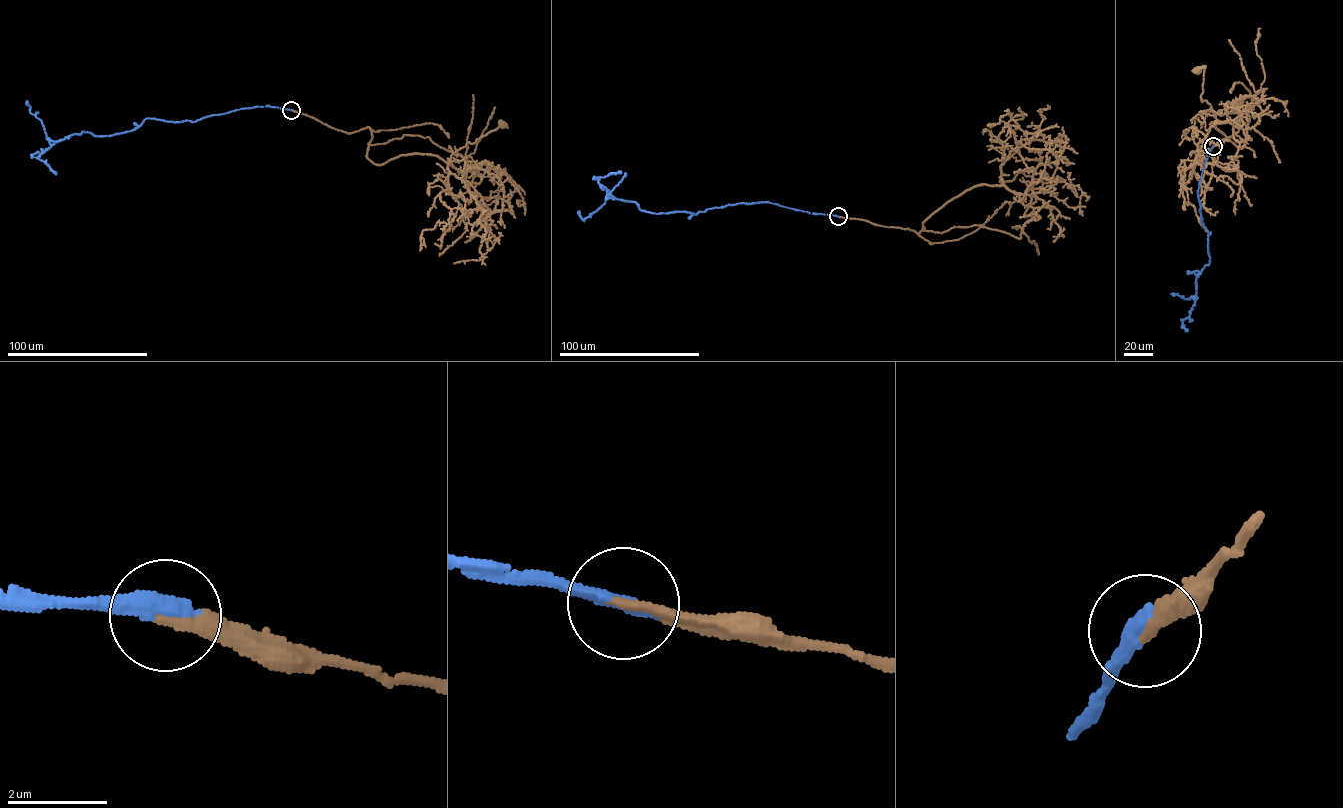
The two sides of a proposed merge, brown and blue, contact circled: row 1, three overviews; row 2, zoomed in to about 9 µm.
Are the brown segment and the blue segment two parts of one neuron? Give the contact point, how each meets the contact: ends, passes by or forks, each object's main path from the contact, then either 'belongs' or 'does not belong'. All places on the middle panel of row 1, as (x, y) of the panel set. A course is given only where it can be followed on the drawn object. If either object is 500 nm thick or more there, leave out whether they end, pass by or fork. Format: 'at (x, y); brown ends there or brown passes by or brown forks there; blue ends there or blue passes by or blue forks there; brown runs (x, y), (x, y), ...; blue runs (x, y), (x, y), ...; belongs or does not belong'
at (838, 216); brown ends there; blue ends there; brown runs (838, 216), (919, 233), (925, 230), (923, 221), (966, 190), (1004, 185), (1022, 171), (1048, 183), (1043, 175); blue runs (838, 216), (763, 202), (694, 214), (652, 213), (609, 196), (584, 221), (578, 212); belongs

